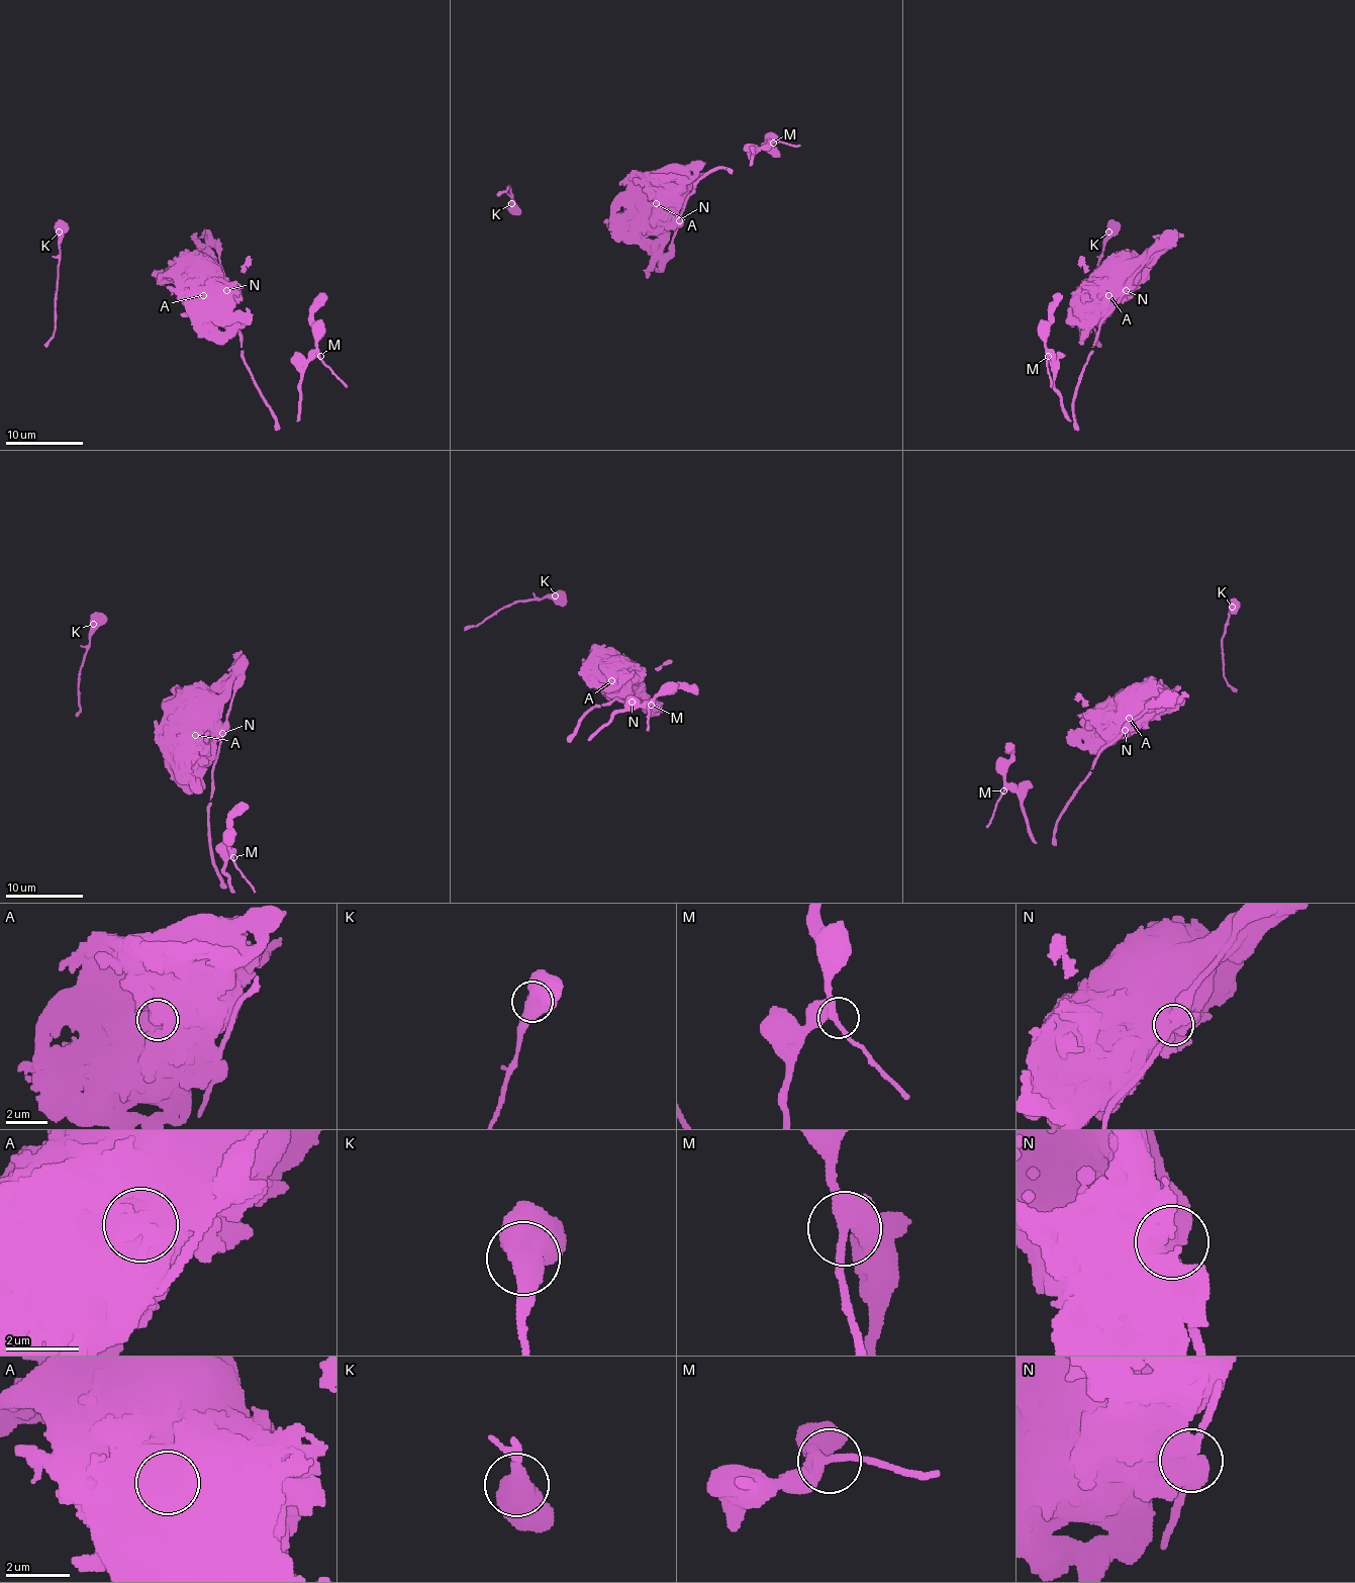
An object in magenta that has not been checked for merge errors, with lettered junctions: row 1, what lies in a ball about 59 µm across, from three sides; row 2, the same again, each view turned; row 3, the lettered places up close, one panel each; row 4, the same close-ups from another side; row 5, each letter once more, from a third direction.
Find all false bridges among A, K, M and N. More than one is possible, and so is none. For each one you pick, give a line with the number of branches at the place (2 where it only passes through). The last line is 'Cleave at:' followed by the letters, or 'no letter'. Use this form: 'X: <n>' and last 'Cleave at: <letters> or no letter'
A: 2
N: 3
Cleave at: A, N

